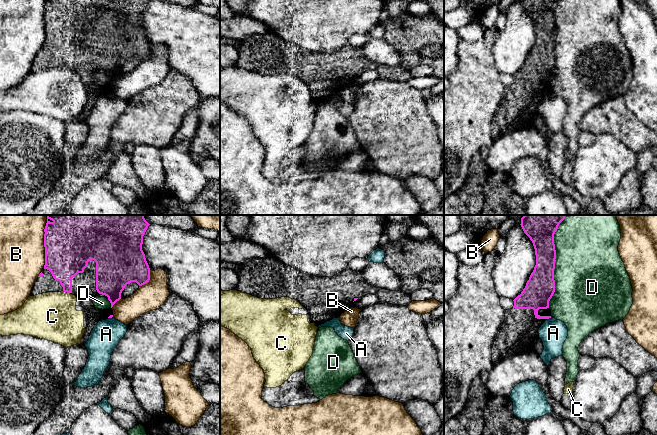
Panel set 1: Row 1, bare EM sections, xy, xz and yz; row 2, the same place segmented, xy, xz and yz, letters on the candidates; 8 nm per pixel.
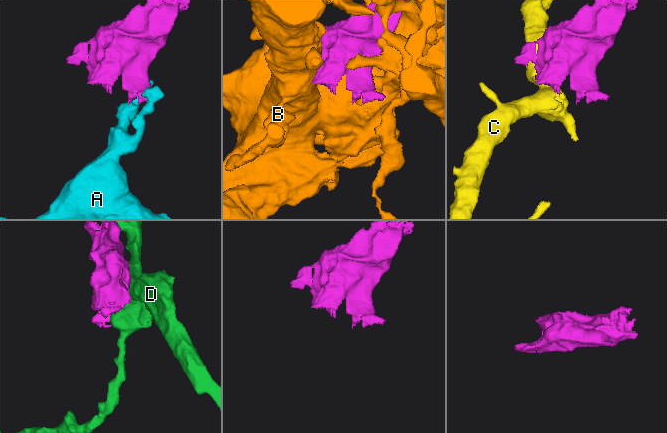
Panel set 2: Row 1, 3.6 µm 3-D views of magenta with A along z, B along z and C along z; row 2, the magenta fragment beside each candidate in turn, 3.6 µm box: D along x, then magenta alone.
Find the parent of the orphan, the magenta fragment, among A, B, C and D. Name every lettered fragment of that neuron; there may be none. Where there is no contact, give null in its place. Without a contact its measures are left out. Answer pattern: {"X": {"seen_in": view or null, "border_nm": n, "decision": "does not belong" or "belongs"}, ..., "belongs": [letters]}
{"A": {"seen_in": "yz", "border_nm": 40, "decision": "does not belong"}, "B": {"seen_in": "xy", "border_nm": 420, "decision": "does not belong"}, "C": {"seen_in": "xy", "border_nm": 70, "decision": "does not belong"}, "D": {"seen_in": "yz", "border_nm": 750, "decision": "does not belong"}, "belongs": []}

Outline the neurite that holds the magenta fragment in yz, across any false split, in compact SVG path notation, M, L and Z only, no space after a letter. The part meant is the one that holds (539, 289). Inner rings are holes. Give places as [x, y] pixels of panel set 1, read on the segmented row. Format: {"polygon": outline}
{"polygon": "M524 215L521 227L533 243L536 255L536 265L525 288L513 301L514 306L506 310L505 321L498 331L492 348L494 364L512 355L535 350L535 343L539 338L538 330L541 325L551 318L549 301L555 292L554 269L556 250L554 234L559 224L567 215Z"}

